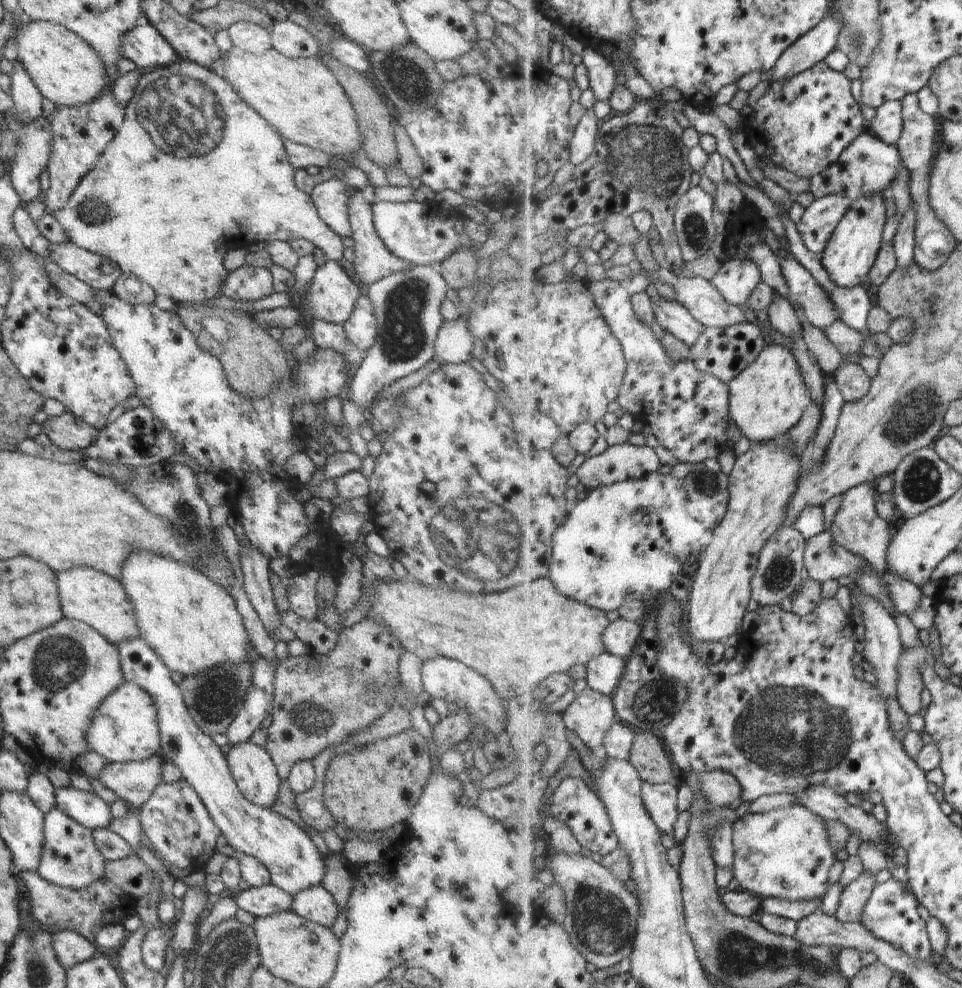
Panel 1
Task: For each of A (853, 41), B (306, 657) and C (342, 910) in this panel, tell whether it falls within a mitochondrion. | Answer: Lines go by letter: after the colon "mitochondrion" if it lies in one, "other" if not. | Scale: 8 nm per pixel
A: mitochondrion
B: other
C: other

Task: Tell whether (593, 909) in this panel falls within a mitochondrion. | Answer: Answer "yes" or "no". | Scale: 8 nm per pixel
yes

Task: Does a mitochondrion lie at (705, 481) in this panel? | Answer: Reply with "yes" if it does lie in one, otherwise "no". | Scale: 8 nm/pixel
yes

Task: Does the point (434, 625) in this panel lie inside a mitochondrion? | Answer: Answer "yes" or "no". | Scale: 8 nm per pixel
no

